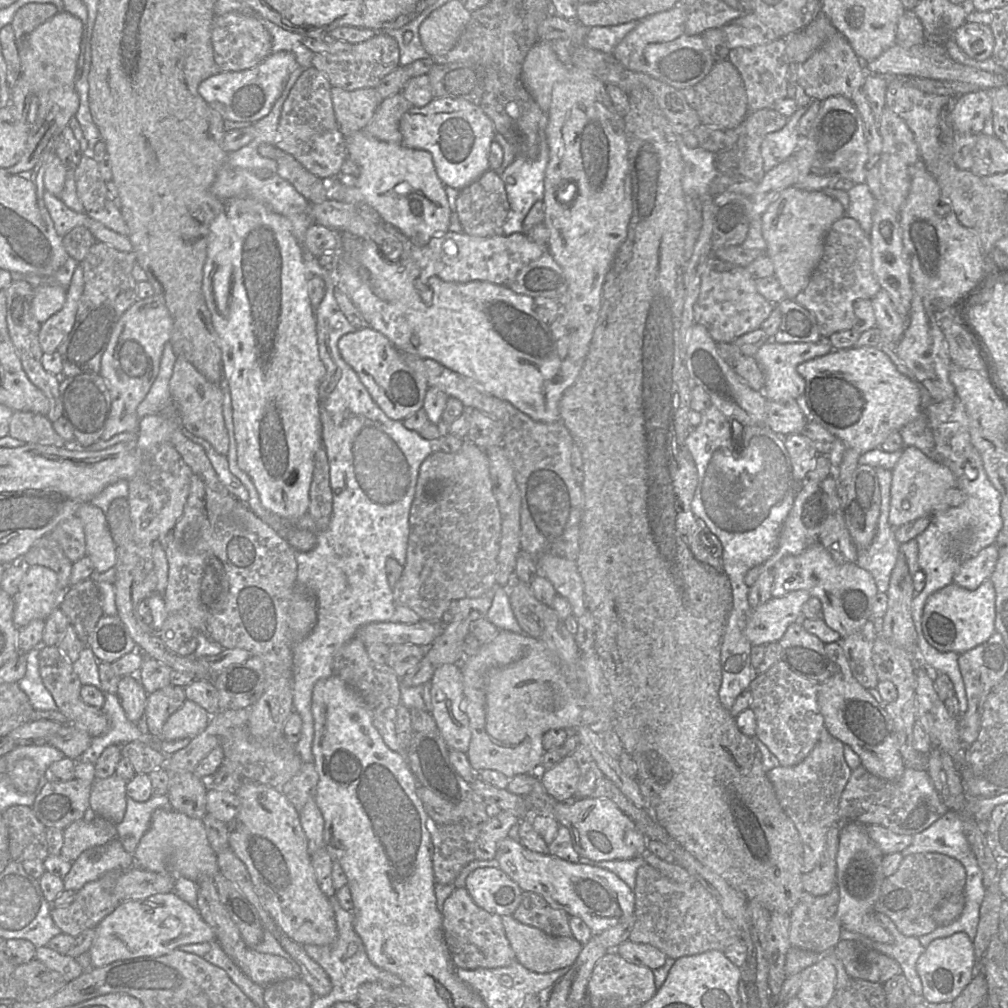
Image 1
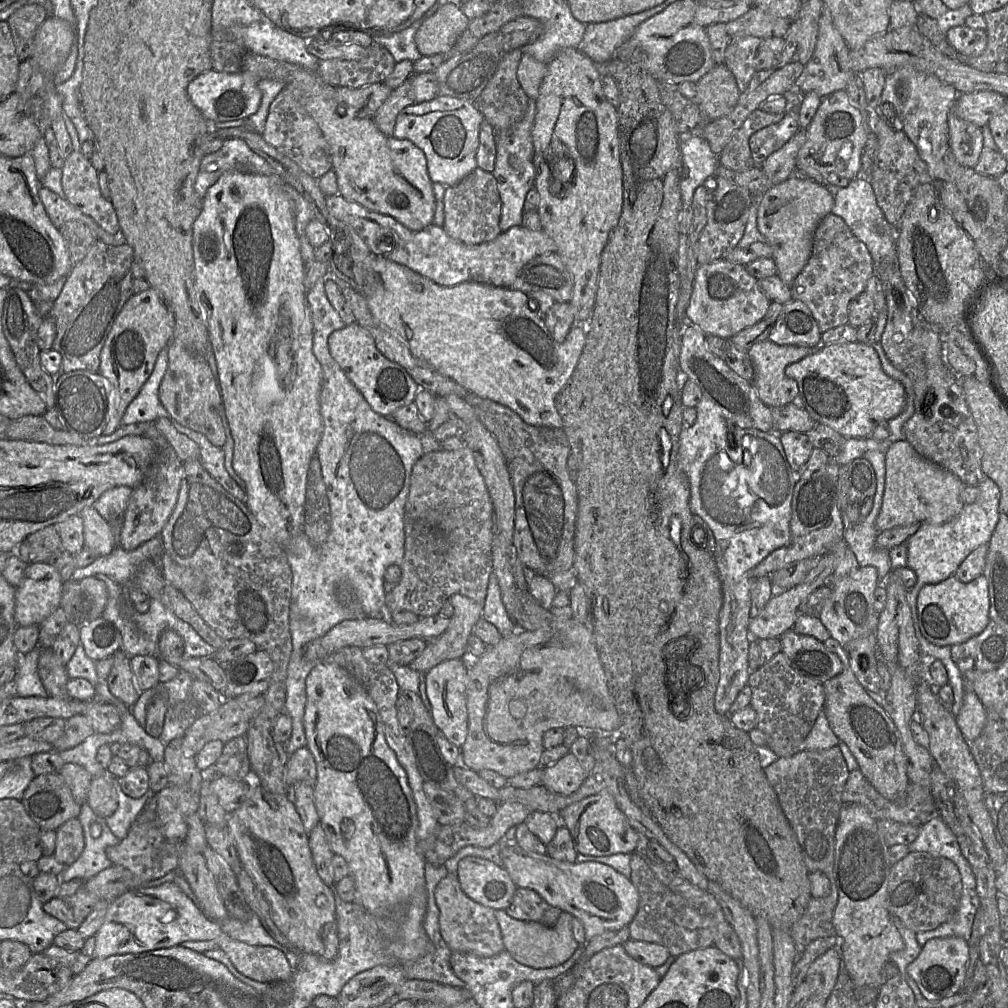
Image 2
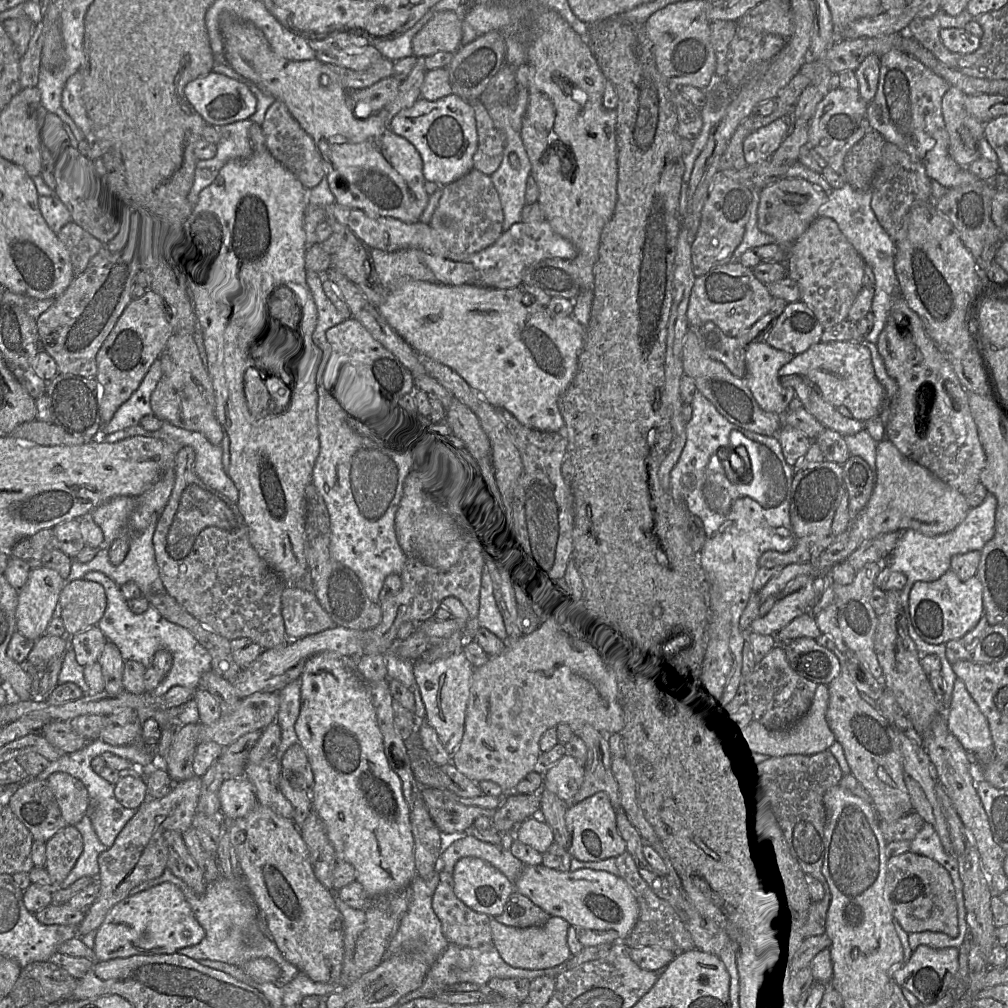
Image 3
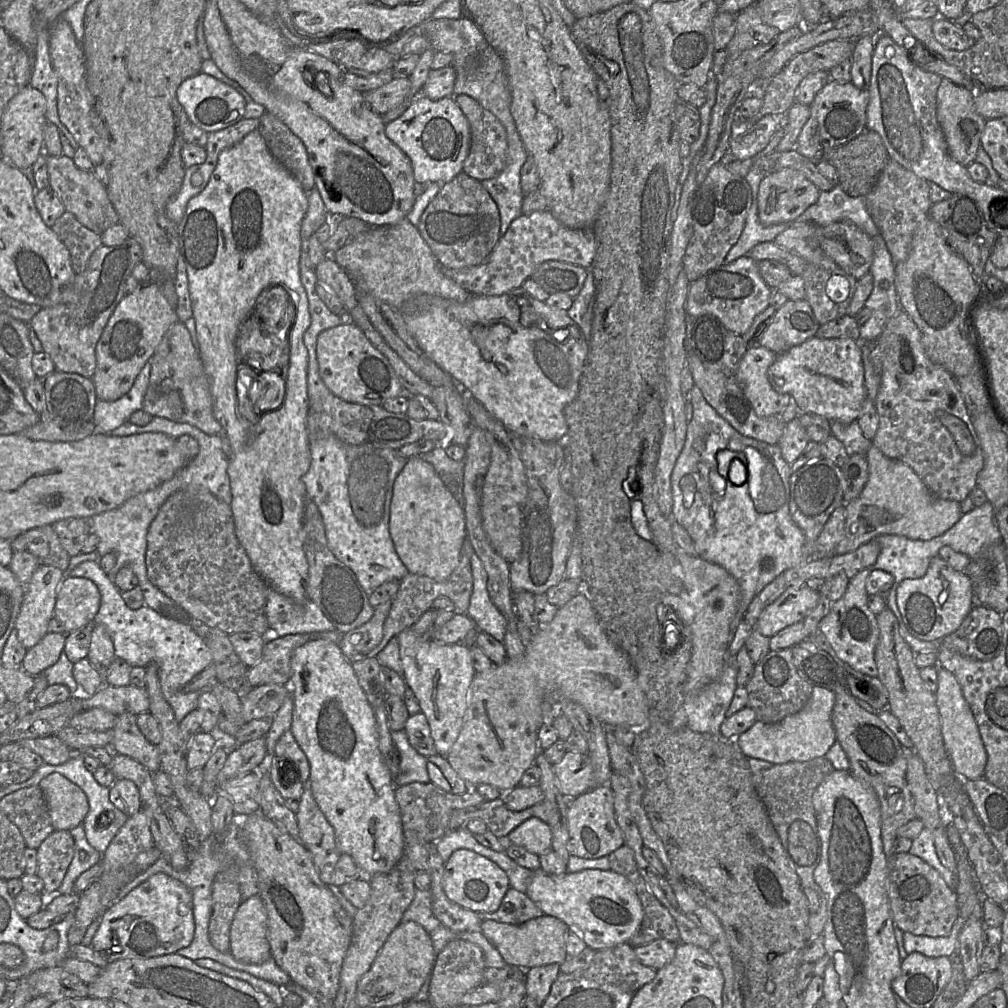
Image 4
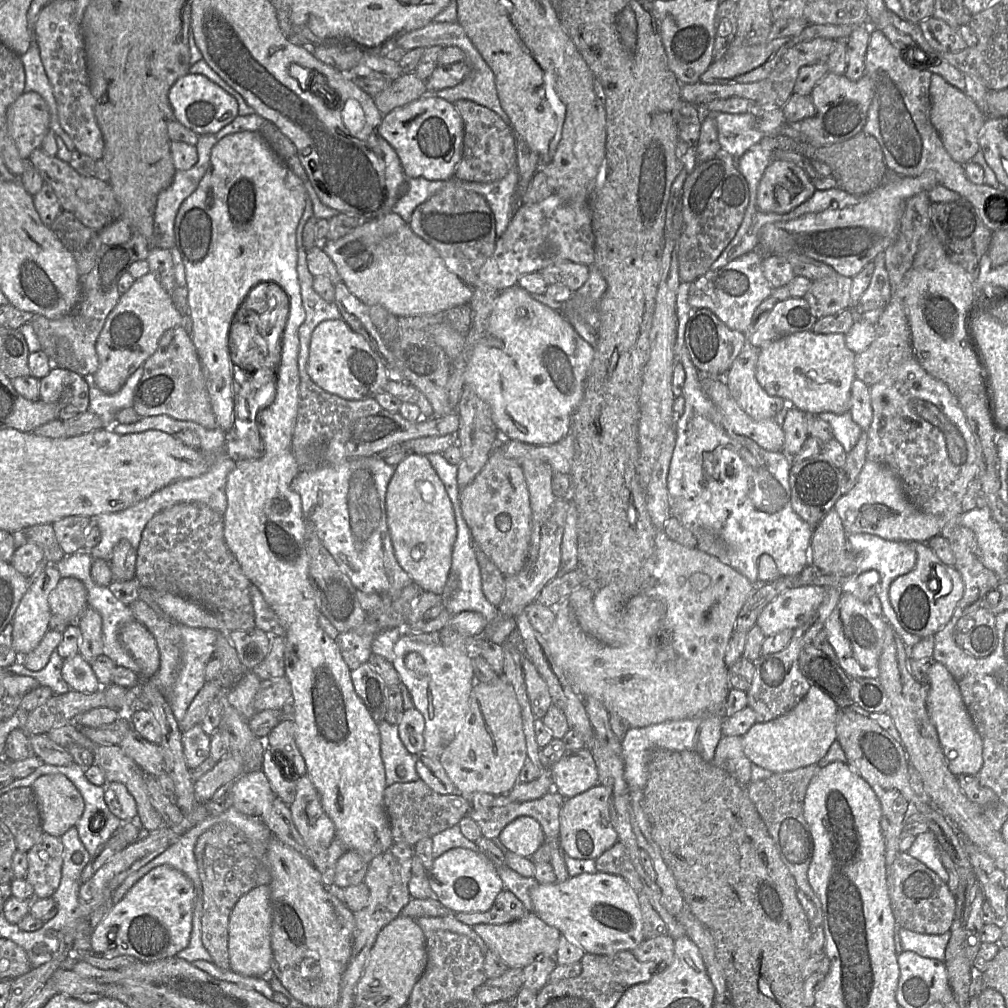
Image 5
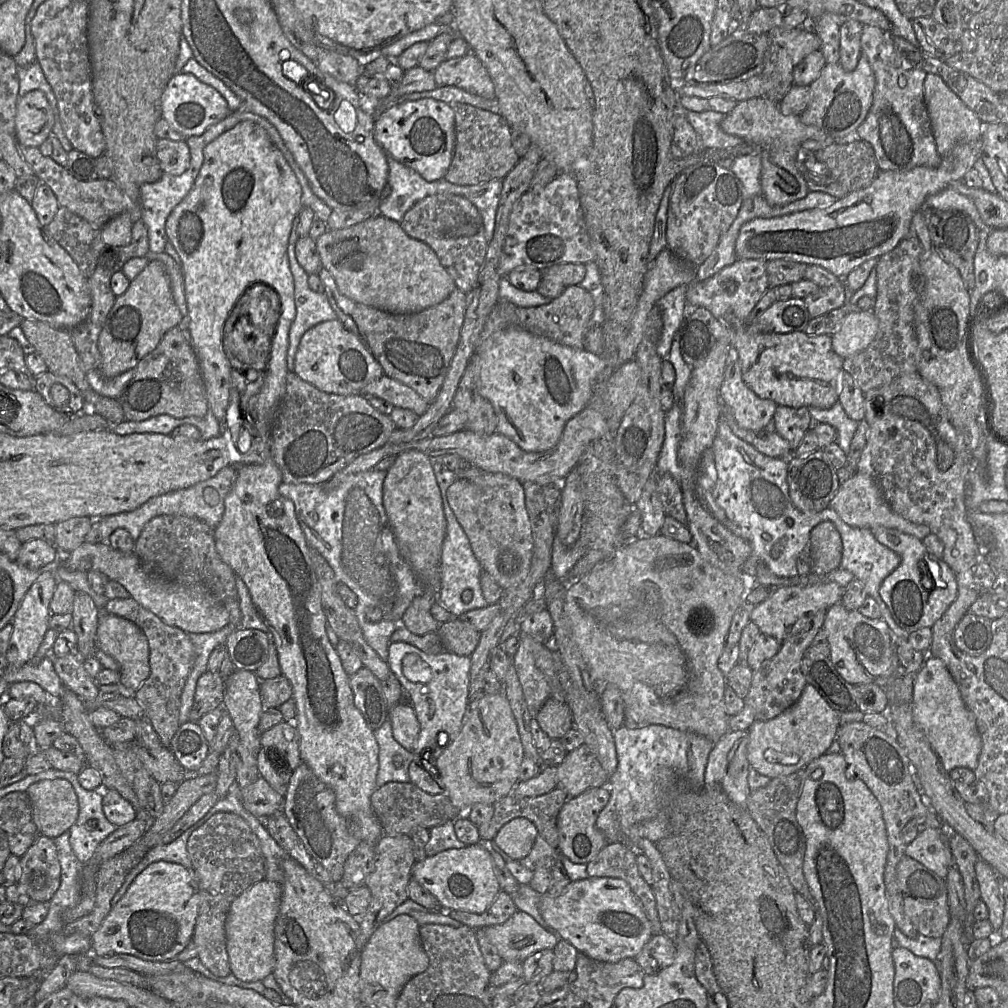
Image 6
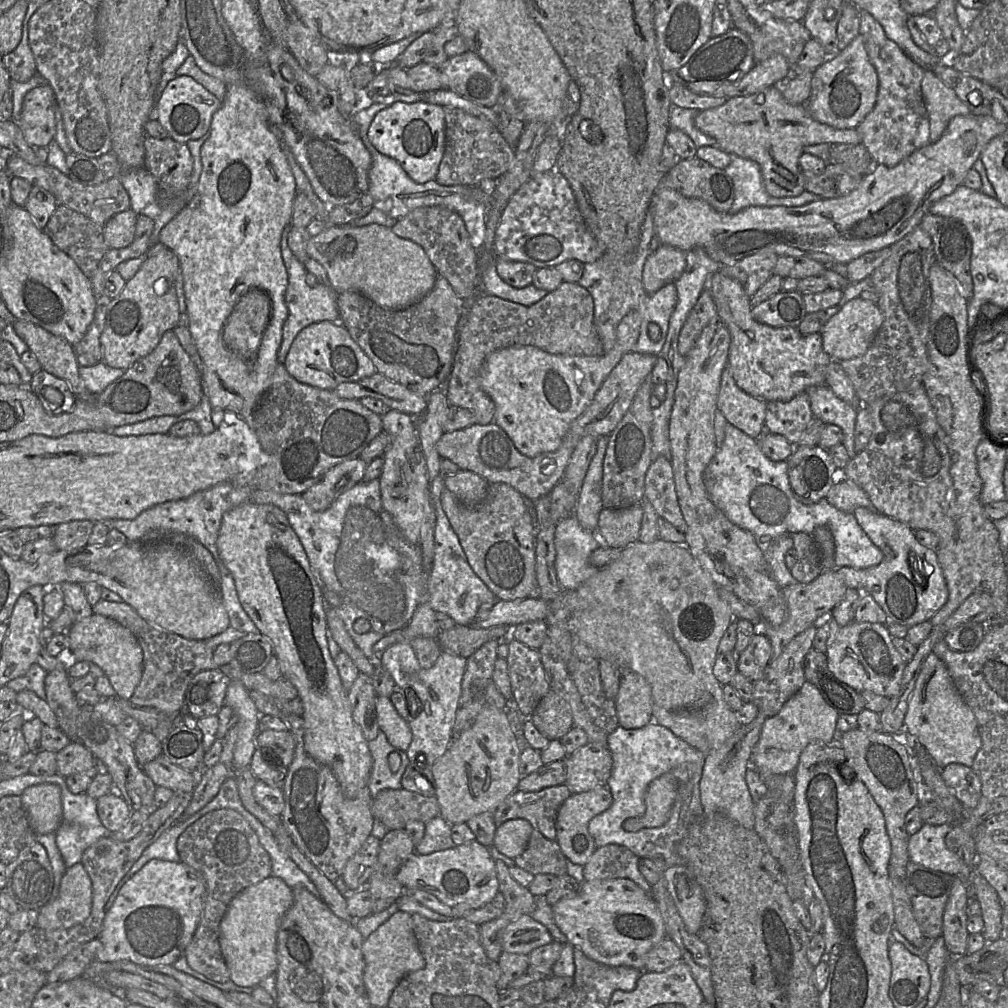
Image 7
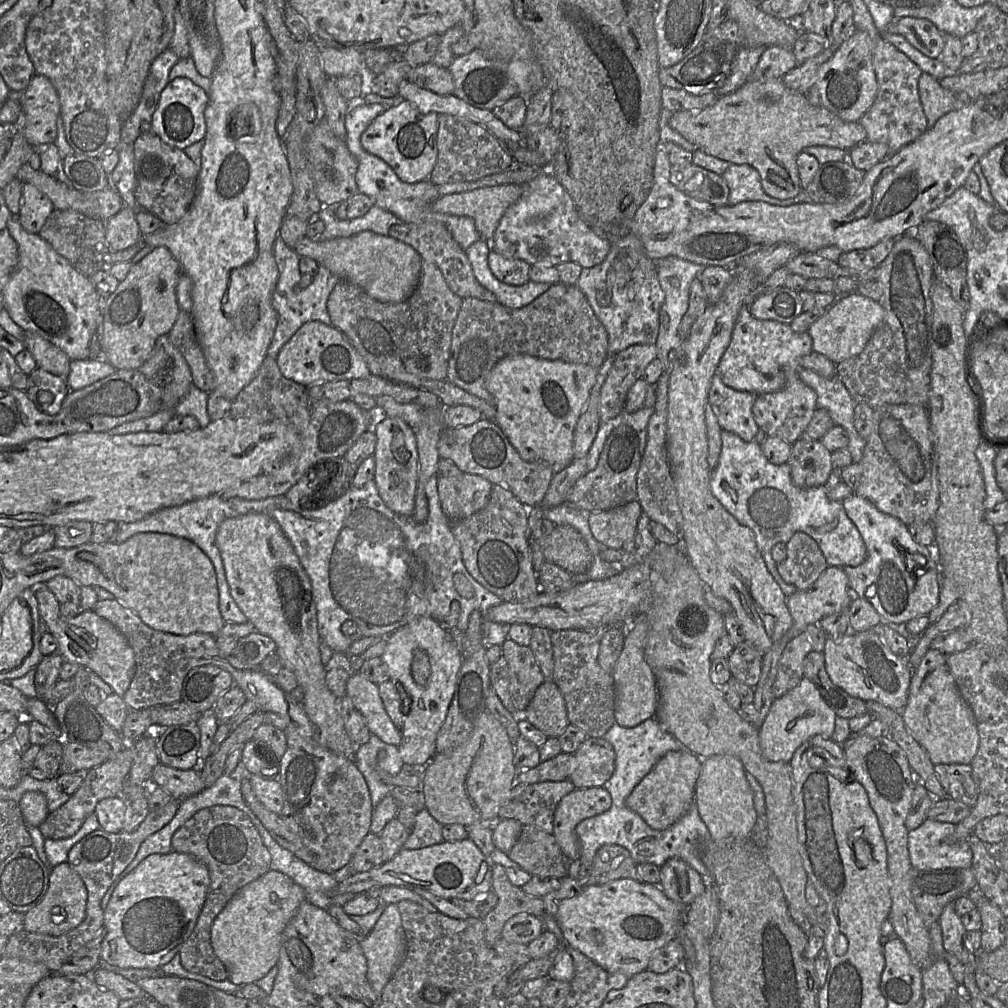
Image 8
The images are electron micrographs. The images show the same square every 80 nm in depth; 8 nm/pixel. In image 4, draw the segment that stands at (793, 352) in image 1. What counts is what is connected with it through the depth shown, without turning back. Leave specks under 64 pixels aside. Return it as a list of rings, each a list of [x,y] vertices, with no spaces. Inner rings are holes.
[[[751,345],[733,376],[759,417],[779,416],[791,401],[789,394],[776,392],[767,377],[777,355],[765,347]]]

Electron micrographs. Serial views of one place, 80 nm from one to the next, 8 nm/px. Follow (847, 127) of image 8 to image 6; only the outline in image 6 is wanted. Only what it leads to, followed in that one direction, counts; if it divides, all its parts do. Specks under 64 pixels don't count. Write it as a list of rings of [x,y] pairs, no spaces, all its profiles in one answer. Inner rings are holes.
[[[765,97],[737,102],[734,109],[725,115],[721,128],[727,134],[761,148],[761,189],[770,206],[784,206],[808,194],[809,189],[799,167],[802,143],[809,139],[830,141],[821,129],[803,124],[798,115],[783,114],[778,103]]]

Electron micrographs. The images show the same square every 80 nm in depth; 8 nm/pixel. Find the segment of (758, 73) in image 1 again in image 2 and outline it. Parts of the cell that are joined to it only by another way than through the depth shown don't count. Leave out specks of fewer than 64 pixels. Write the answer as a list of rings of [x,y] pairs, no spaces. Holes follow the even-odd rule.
[[[733,37],[726,47],[725,65],[733,73],[740,92],[747,89],[753,75],[775,67],[784,49],[782,37]]]

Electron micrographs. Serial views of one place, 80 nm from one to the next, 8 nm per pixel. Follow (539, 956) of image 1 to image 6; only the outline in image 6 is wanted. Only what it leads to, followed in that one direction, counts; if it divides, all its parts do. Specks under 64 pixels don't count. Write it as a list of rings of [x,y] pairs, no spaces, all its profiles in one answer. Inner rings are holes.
[[[517,910],[507,921],[500,925],[481,927],[503,961],[524,962],[530,955],[543,949],[554,949],[558,936],[542,927],[531,915]]]

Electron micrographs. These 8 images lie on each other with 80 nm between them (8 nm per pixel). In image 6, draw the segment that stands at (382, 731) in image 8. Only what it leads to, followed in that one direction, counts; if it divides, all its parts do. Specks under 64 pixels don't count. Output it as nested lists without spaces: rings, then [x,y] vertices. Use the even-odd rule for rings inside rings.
[[[398,703],[389,709],[388,720],[394,739],[405,750],[412,751],[420,730],[414,709],[408,704]]]

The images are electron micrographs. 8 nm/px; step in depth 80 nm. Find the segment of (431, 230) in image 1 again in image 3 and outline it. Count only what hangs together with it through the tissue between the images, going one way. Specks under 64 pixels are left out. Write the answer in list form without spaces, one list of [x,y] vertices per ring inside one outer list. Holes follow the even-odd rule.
[[[227,14],[222,17],[222,19],[220,20],[220,31],[224,42],[223,57],[225,62],[228,63],[232,67],[232,69],[241,77],[255,84],[263,92],[270,94],[277,100],[282,101],[287,106],[292,116],[299,122],[301,127],[315,141],[315,144],[324,163],[325,177],[327,178],[330,191],[334,196],[334,203],[347,208],[362,210],[370,217],[390,217],[400,220],[404,223],[415,223],[419,221],[429,200],[429,195],[426,193],[424,188],[425,178],[423,175],[423,161],[419,152],[411,142],[407,141],[403,137],[394,134],[389,129],[389,127],[385,126],[378,114],[367,113],[362,114],[362,117],[355,115],[355,110],[357,108],[351,106],[347,95],[348,90],[344,88],[337,74],[332,70],[333,64],[323,63],[317,58],[312,60],[293,61],[280,57],[272,50],[266,37],[259,28],[257,28],[254,24],[241,20],[233,15]]]

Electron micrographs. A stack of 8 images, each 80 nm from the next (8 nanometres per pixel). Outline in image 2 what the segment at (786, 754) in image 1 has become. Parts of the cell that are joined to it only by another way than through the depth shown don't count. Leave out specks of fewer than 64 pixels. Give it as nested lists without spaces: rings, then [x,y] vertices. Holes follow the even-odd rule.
[[[781,651],[749,675],[750,707],[756,713],[756,727],[766,736],[766,746],[777,757],[790,757],[800,751],[800,744],[824,710],[823,684],[799,675]]]

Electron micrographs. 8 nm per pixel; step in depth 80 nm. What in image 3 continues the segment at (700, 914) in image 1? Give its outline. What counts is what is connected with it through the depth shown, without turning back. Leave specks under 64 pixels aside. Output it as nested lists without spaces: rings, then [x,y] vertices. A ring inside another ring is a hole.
[[[625,850],[616,857],[616,866],[619,875],[630,886],[639,905],[638,919],[633,929],[623,940],[626,945],[629,948],[658,946],[671,951],[674,955],[695,948],[690,932],[685,927],[675,909],[669,902],[658,897],[653,892],[648,883],[640,875],[635,860],[629,851]]]

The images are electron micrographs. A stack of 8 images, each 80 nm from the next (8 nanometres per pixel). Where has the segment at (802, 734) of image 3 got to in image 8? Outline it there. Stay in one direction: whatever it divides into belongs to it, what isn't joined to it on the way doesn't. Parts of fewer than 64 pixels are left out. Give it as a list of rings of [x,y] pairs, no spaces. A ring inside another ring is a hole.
[[[806,677],[783,696],[774,699],[759,727],[759,744],[763,757],[772,762],[789,763],[795,750],[815,735],[831,738],[836,714],[825,702],[816,685]]]

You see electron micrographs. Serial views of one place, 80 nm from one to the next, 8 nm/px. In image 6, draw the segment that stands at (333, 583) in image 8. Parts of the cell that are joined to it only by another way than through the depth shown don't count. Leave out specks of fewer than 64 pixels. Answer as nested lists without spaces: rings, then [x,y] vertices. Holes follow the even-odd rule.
[[[374,470],[348,474],[336,488],[323,484],[281,483],[278,491],[291,500],[296,519],[309,547],[317,550],[335,573],[339,583],[346,585],[356,596],[355,614],[366,614],[370,621],[392,621],[400,624],[413,599],[420,593],[421,584],[407,561],[399,552],[383,505],[383,483],[386,471]],[[445,499],[445,504],[443,505],[447,526],[442,546],[441,584],[437,600],[455,618],[460,618],[470,610],[480,609],[488,605],[481,586],[482,574],[486,572],[483,571],[481,564],[475,557],[468,537],[450,509],[447,499]],[[465,590],[472,592],[472,598],[467,603],[464,603],[461,598]]]

